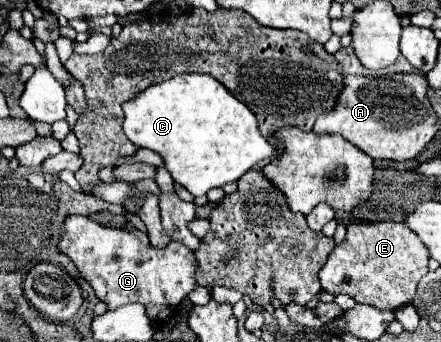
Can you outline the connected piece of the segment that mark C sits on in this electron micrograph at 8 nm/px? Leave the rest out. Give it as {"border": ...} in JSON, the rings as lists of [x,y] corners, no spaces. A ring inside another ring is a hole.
{"border":[[[181,74],[167,82],[153,84],[147,90],[139,92],[133,100],[123,104],[125,120],[123,132],[137,148],[149,148],[157,152],[171,178],[187,188],[193,196],[203,196],[211,188],[219,188],[227,182],[237,182],[253,164],[269,162],[275,156],[275,150],[261,136],[257,128],[257,118],[253,112],[241,104],[235,96],[227,92],[227,88],[213,80],[209,74]]]}

